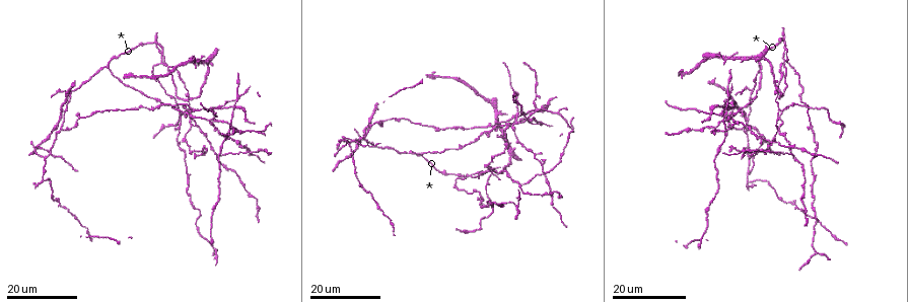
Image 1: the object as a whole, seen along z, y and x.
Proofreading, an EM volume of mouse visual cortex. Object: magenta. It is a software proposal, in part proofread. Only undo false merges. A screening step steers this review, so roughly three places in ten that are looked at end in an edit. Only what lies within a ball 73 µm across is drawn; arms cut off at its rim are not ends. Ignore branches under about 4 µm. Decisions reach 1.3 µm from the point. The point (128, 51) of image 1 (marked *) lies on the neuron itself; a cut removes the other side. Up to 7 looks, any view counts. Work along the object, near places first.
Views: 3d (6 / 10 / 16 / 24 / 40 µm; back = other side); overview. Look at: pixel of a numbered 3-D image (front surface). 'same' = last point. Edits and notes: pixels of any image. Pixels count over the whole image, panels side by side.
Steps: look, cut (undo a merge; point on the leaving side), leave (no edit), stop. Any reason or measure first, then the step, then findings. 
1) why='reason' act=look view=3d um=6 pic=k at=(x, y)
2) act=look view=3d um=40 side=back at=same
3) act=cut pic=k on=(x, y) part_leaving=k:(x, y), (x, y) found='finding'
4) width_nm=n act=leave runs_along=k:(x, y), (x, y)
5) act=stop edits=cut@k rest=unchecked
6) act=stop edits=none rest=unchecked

why='arms part here' act=look view=3d um=24 pic=1 at=(540, 121)

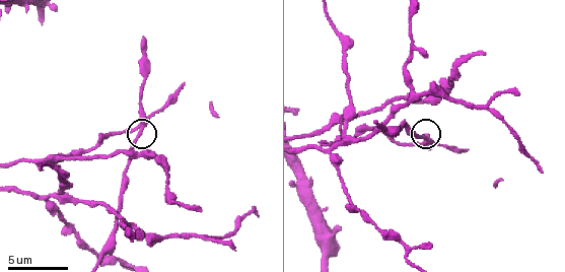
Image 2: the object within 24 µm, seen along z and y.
act=look view=3d um=6 pic=2 at=(426, 137)

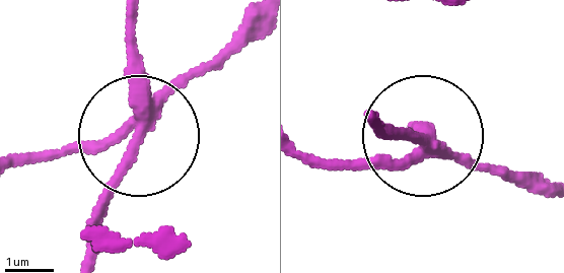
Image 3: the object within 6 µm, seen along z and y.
width_nm=260 act=cut pic=3 on=(112, 184) found='two neurons meet here'

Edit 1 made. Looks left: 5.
why='redraw' act=look view=overview

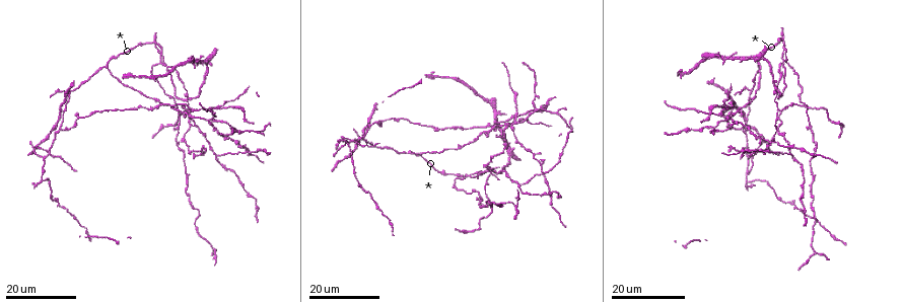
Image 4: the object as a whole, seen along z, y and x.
act=look view=3d um=16 pic=4 at=(185, 98)

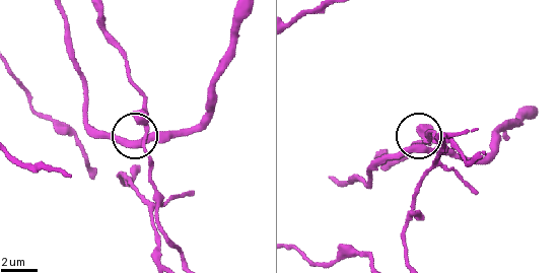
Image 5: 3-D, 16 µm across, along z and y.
act=look view=3d um=10 pic=5 at=(144, 138)

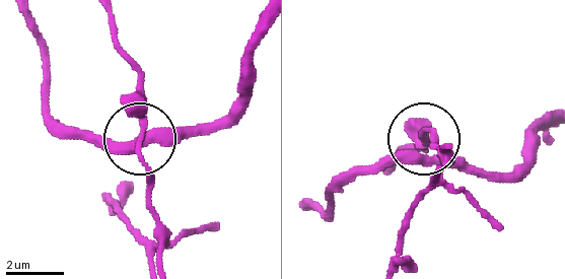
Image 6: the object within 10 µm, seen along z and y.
act=leave runs_along=6:(110, 16), (117, 46), (141, 82), (141, 147), (153, 210) found='all the same neuron'

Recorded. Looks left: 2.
why='a fork' act=look view=3d um=24 pic=4 at=(216, 156)

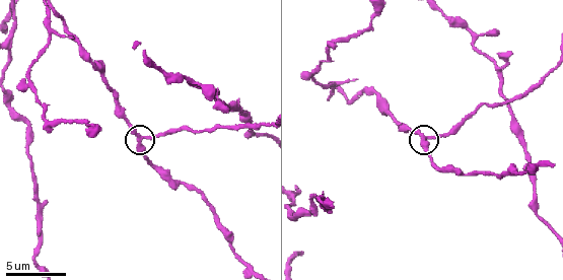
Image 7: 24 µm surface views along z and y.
why='zoom in' act=look view=3d um=10 pic=7 at=(425, 138)

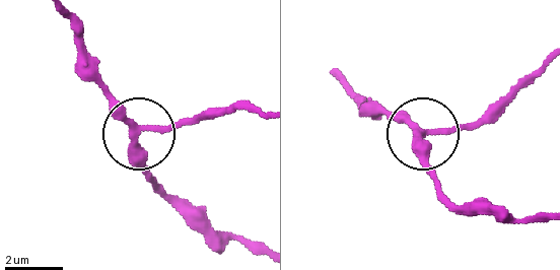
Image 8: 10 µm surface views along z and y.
width_nm=240 act=leave runs_along=8:(338, 73), (367, 103), (418, 125), (418, 153), (433, 181) found='all the same neuron'

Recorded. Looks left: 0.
act=stop edits=cut@3 rest=unchecked

